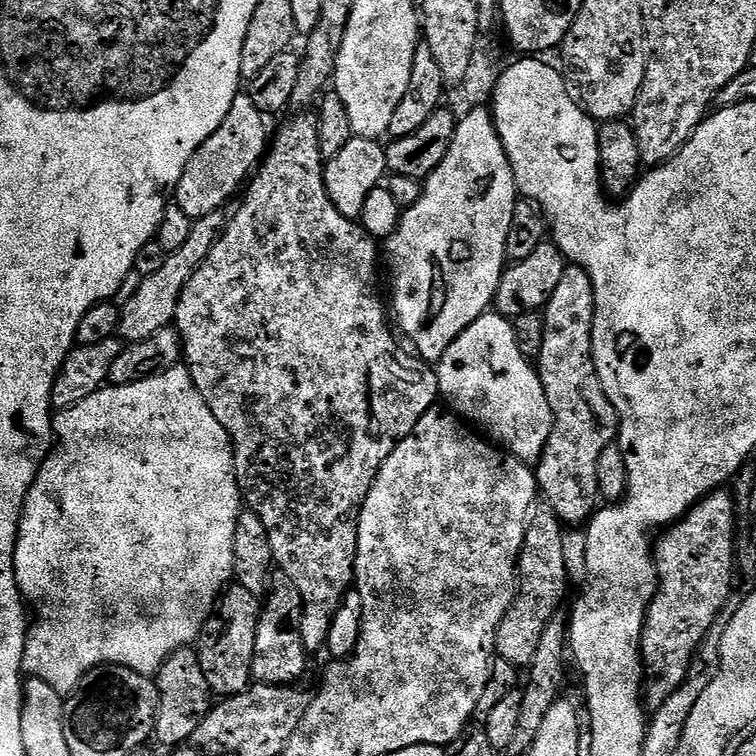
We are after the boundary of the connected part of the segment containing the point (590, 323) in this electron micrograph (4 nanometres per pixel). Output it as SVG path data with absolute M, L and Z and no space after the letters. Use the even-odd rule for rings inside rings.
M549 303L546 309L547 328L538 359L540 381L546 390L546 398L552 411L552 433L544 447L544 454L535 465L536 486L541 497L548 499L547 507L565 525L587 525L597 511L596 496L601 495L598 486L598 458L606 446L617 443L620 434L620 416L614 410L610 398L600 385L594 363L594 308L588 304Z

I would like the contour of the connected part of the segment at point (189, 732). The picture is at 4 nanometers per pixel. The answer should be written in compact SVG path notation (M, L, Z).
M195 647L180 648L160 667L154 677L156 693L160 695L160 704L156 707L155 743L165 744L169 750L175 750L191 741L194 730L202 726L202 718L214 707L214 693L202 674L202 662Z

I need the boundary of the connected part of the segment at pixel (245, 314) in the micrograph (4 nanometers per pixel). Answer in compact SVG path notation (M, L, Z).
M302 114L292 119L279 132L277 138L275 135L270 151L261 159L254 175L247 181L243 196L244 205L230 216L210 254L206 254L202 266L198 266L196 273L186 282L178 298L174 327L180 333L183 363L192 375L198 394L202 394L214 418L222 422L226 434L232 439L232 453L236 459L236 485L240 487L241 497L250 511L262 518L275 567L284 572L286 578L294 582L294 586L298 586L298 594L304 603L304 612L300 615L302 642L310 654L316 654L319 648L321 651L327 645L334 614L342 598L354 584L362 506L386 458L390 458L393 450L414 430L416 423L437 403L440 383L435 367L429 361L420 359L396 341L397 333L390 323L390 312L385 301L383 304L378 297L372 296L372 291L376 288L377 241L371 232L367 232L357 221L346 218L334 206L334 202L330 202L330 194L324 181L324 164L320 155L315 115Z

